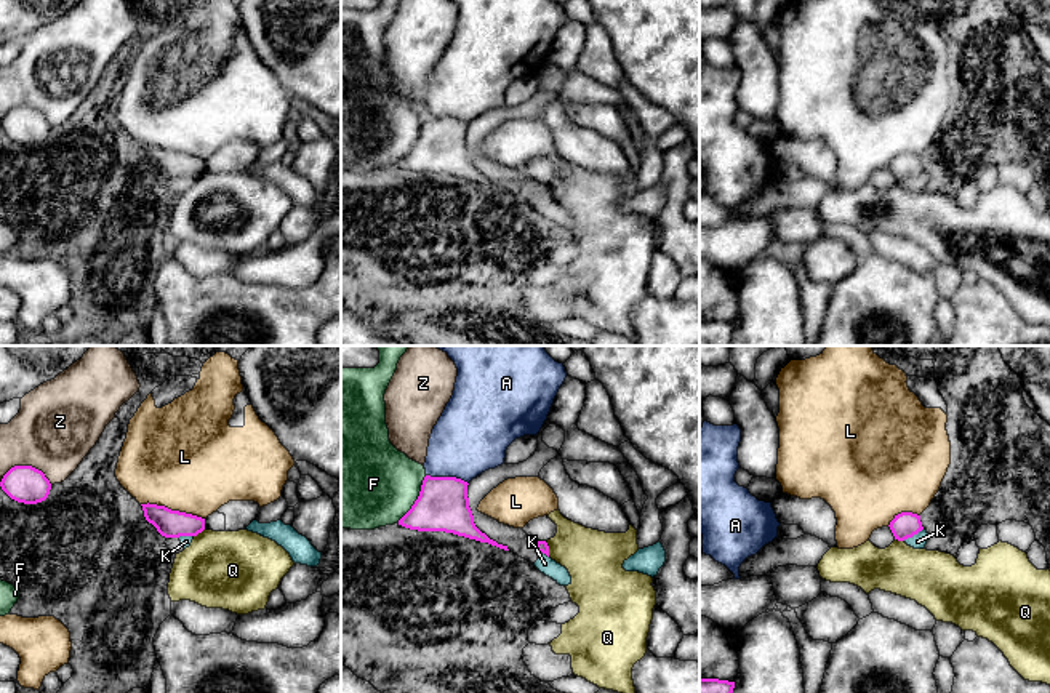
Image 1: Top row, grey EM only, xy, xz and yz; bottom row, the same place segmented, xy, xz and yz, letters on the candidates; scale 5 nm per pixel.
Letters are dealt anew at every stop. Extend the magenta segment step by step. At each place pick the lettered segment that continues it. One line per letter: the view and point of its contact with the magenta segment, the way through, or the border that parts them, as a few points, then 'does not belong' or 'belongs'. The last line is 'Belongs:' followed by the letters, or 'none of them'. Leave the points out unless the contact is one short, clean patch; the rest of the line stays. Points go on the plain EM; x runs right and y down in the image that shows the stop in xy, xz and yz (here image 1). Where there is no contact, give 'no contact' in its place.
A: meets magenta in xz at (447, 119); does not belong
F: meets magenta in xz at (416, 141); does not belong
K: meets magenta in yz at (913, 176); border along yz (922, 170), (903, 181); does not belong
L: meets magenta in xy at (173, 152); does not belong
Q: meets magenta in xz at (548, 191); does not belong
Z: meets magenta in xy at (28, 108); does not belong
Belongs: none of them

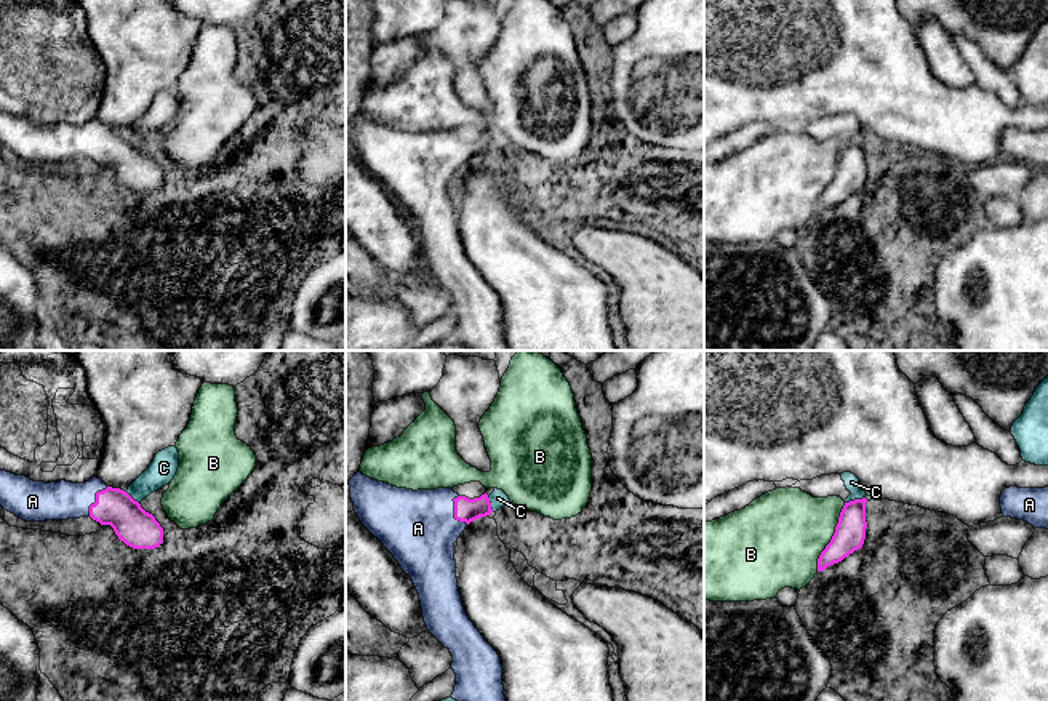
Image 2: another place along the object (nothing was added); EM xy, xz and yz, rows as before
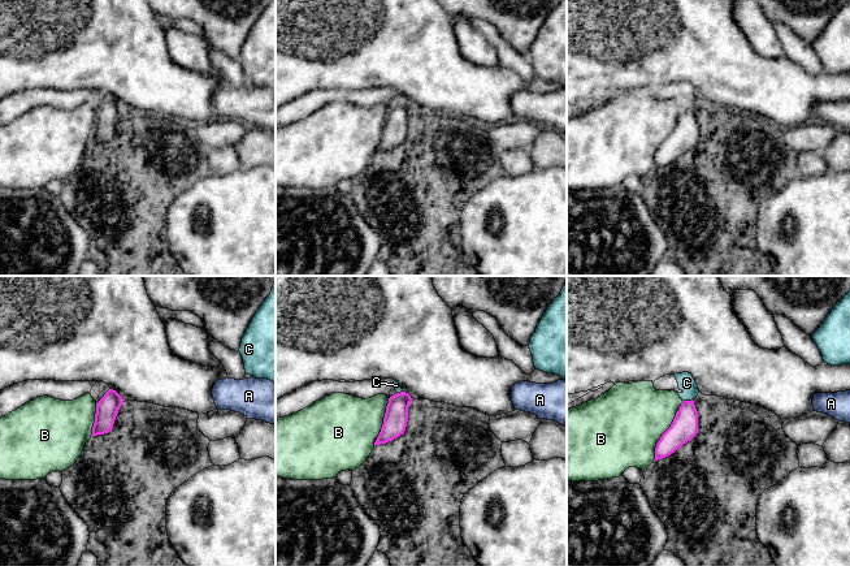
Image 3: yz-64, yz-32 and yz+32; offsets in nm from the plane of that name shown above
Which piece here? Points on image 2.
A: meets magenta in xz at (455, 154); runs through xz (466, 151), (455, 154), (442, 156), (418, 170); belongs
B: meets magenta in yz at (832, 178); does not belong
C: meets magenta in yz at (855, 141); border along yz (864, 138), (845, 144); does not belong
Belongs: A

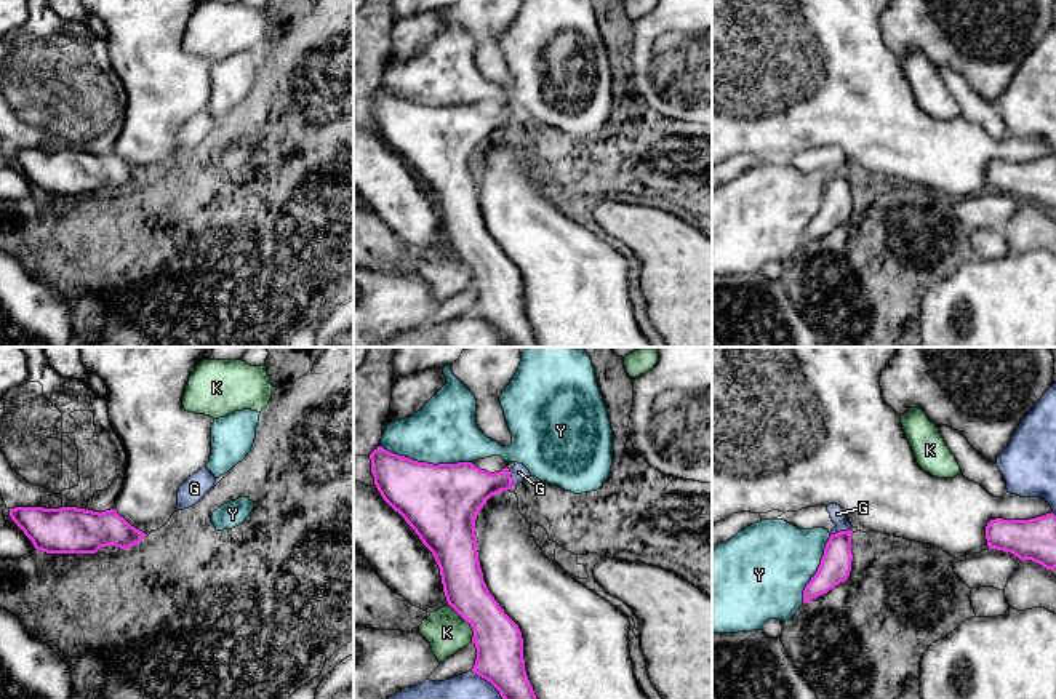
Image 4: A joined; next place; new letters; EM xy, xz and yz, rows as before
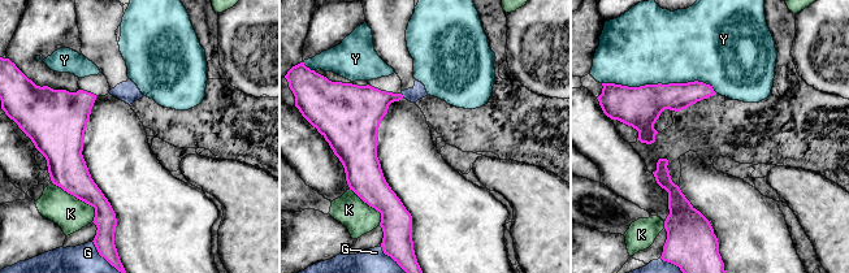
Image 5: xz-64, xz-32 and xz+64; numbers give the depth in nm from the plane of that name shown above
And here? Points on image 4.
G: meets magenta in yz at (840, 173); does not belong
K: meets magenta in xz at (468, 263); does not belong
Y: meets magenta in xz at (426, 104); does not belong
Belongs: none of them

